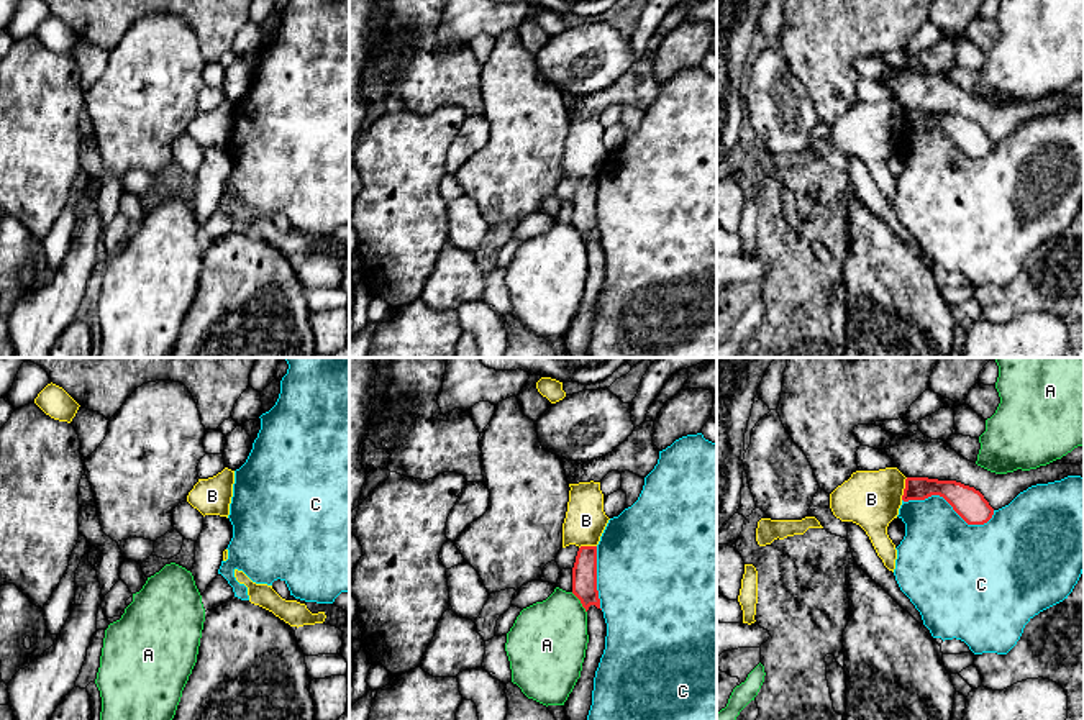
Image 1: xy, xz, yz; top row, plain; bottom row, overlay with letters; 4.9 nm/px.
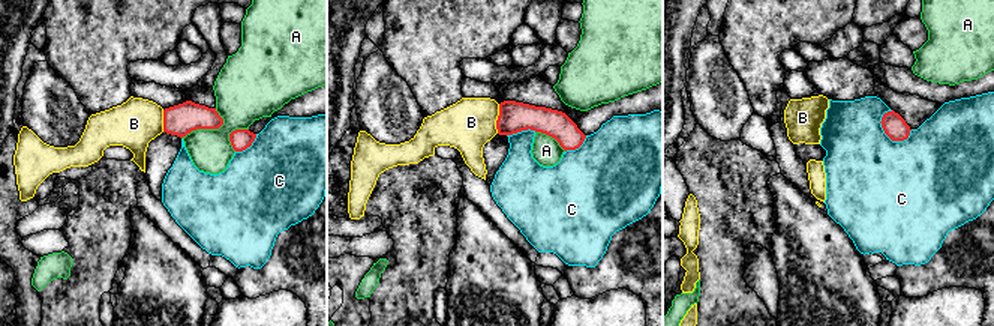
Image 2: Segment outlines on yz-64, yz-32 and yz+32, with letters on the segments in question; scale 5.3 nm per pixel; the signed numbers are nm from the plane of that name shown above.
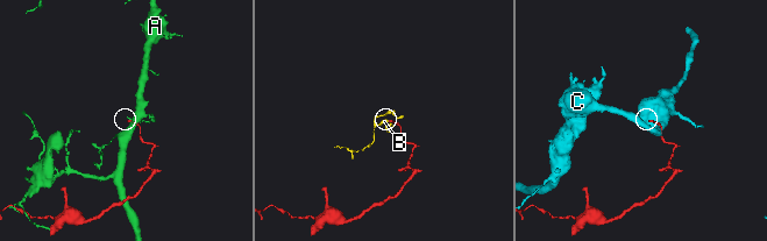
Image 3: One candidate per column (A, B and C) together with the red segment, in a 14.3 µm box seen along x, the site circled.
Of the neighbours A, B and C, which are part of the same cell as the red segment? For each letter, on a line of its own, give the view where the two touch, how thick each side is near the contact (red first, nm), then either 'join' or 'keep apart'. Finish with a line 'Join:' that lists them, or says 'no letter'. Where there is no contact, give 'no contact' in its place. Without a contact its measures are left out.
A: xz | 130/380 nm | keep apart
B: yz | 110/280 nm | keep apart
C: yz | 160/380 nm | keep apart
Join: no letter

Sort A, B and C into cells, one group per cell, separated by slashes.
A / B / C

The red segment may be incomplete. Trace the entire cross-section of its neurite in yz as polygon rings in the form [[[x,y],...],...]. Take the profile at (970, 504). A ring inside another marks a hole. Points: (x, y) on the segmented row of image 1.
[[[907,477],[902,500],[925,500],[931,495],[943,497],[968,525],[984,525],[994,508],[974,487],[956,481],[938,481],[928,477]]]

